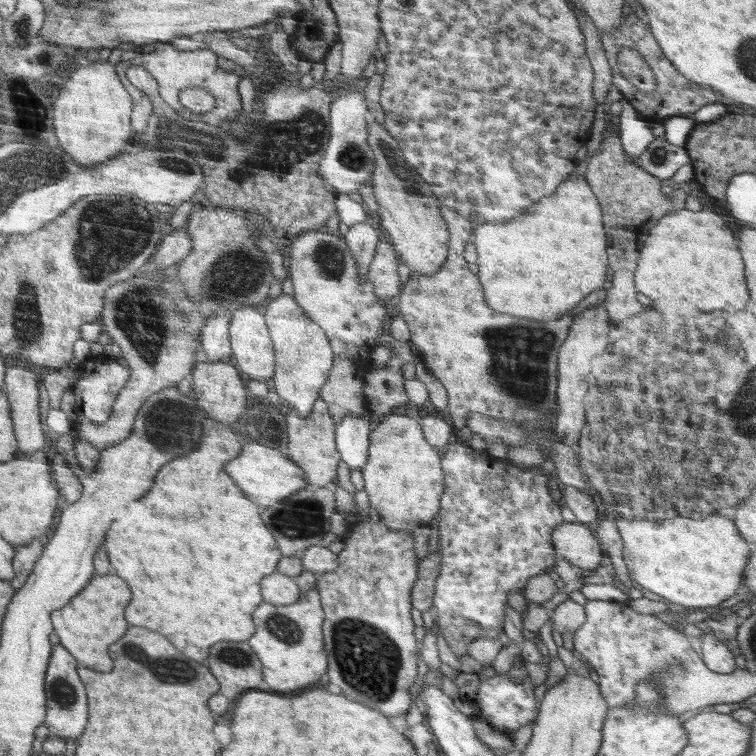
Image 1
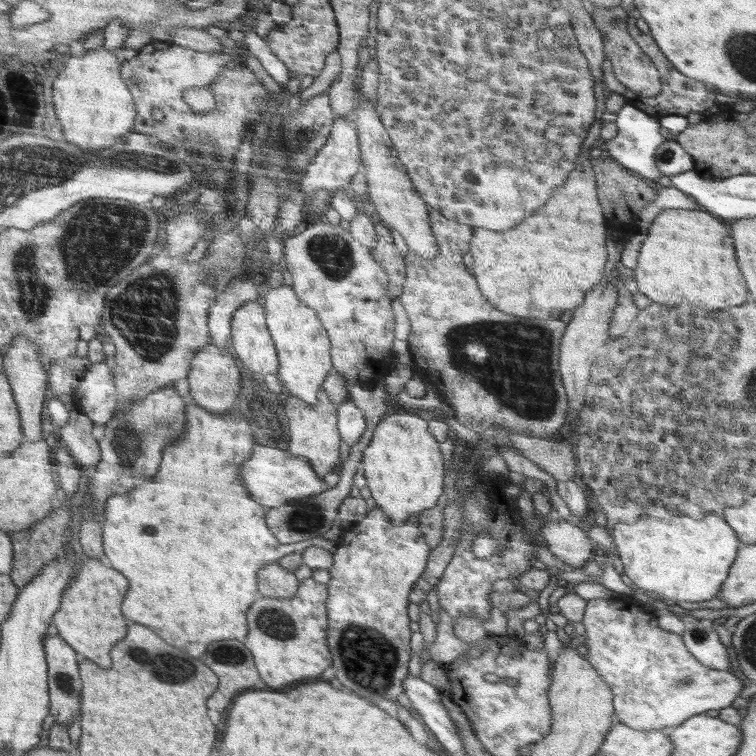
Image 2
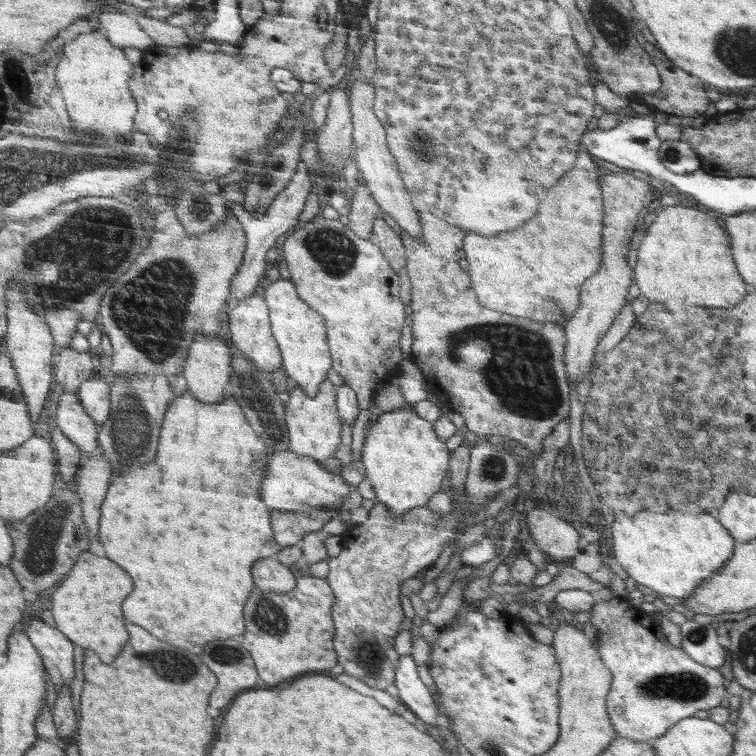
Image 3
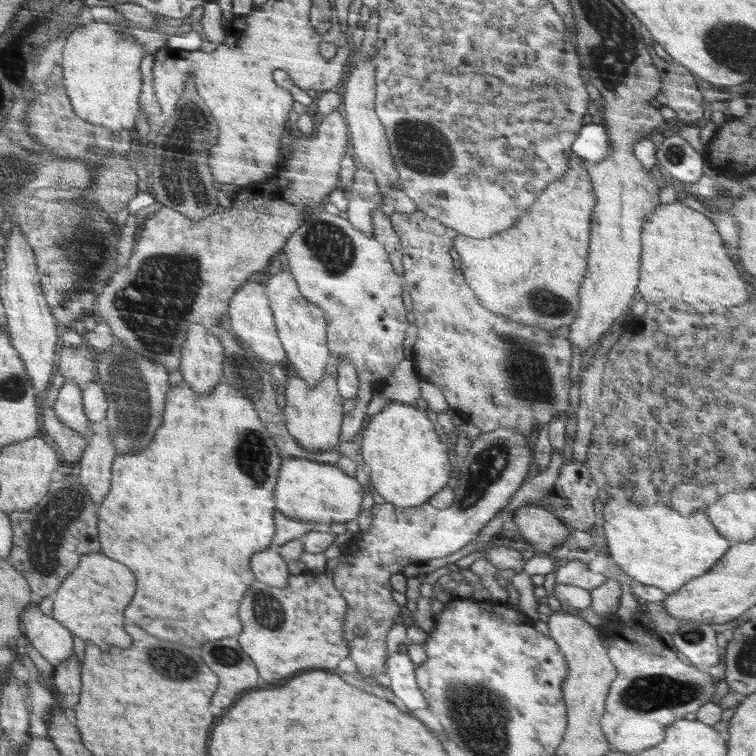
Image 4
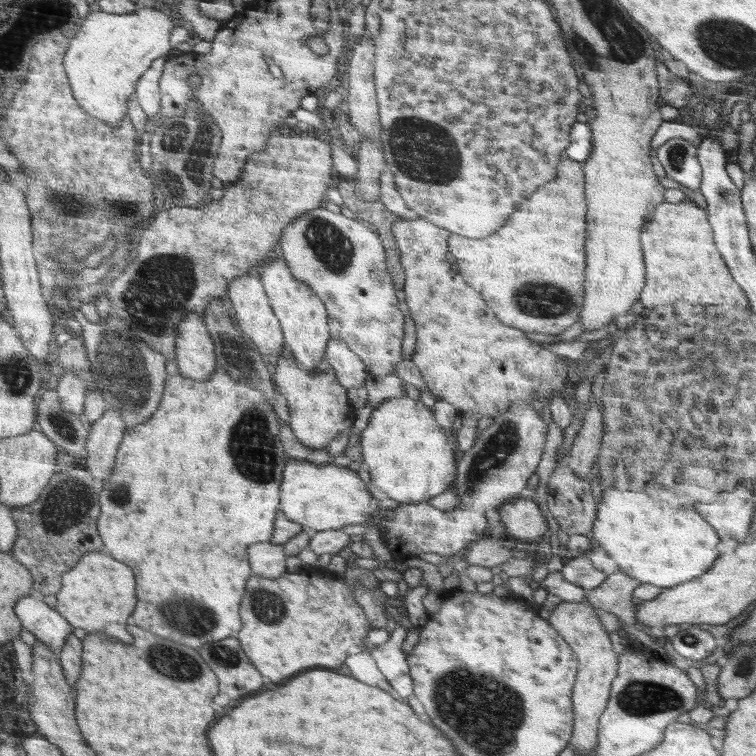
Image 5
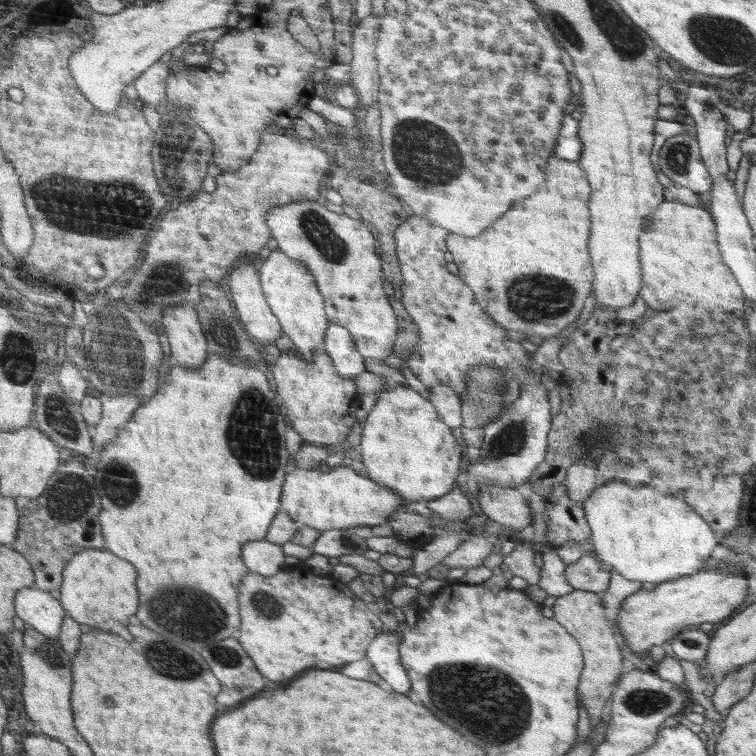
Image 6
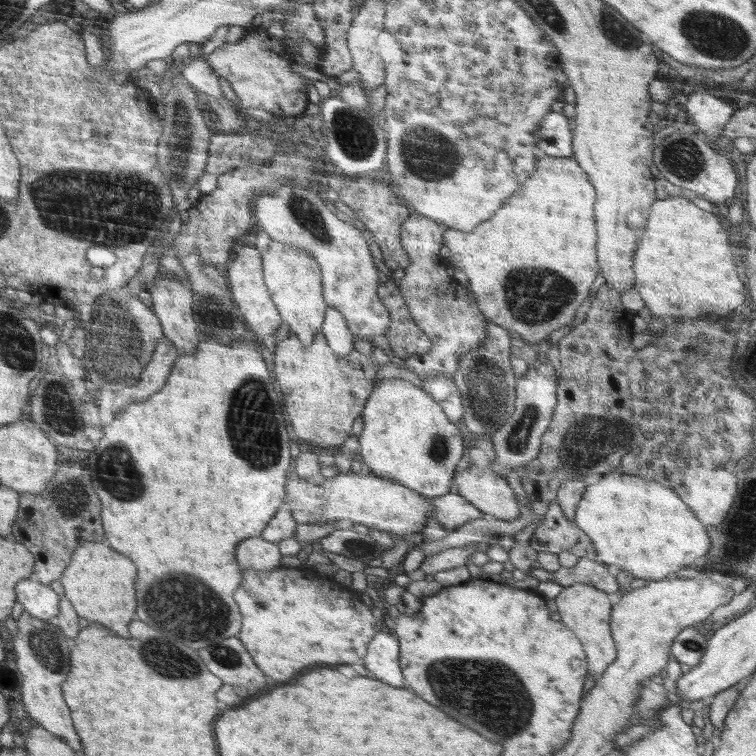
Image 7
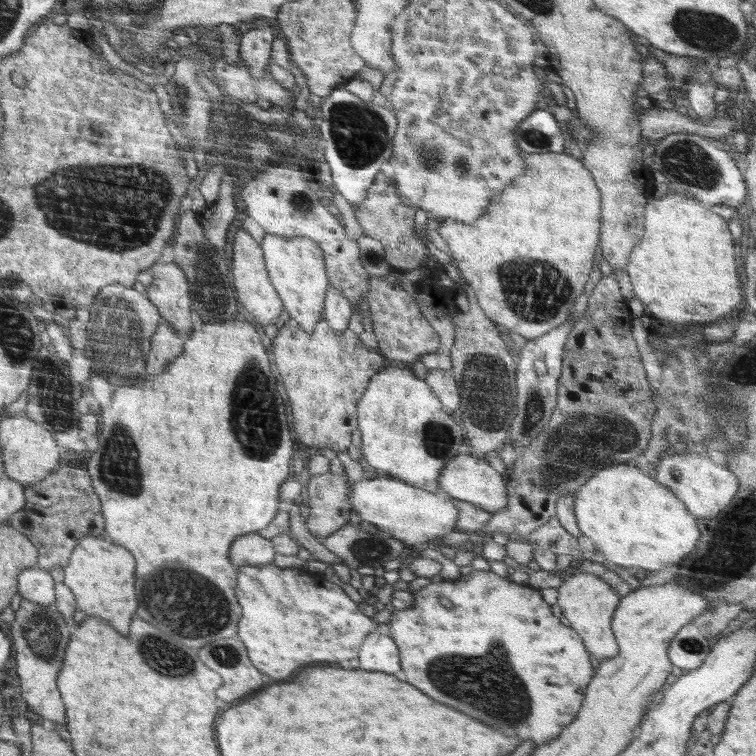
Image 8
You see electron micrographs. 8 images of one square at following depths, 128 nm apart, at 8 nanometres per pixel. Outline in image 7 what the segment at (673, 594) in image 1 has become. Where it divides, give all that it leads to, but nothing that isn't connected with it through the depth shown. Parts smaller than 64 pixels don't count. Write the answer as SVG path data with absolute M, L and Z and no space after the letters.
M619 471L604 474L598 483L585 488L573 521L590 537L600 562L616 564L647 581L674 576L712 546L706 526L700 524L702 521L677 492L659 482Z

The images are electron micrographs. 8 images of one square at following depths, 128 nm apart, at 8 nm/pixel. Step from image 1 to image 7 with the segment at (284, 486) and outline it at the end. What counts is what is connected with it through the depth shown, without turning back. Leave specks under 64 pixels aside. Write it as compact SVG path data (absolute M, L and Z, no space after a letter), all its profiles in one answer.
M366 472L354 474L338 474L334 478L302 479L296 475L288 483L287 509L298 525L334 524L342 520L351 520L356 528L368 530L384 530L396 539L404 534L422 532L428 517L434 517L432 499L395 481L376 477Z

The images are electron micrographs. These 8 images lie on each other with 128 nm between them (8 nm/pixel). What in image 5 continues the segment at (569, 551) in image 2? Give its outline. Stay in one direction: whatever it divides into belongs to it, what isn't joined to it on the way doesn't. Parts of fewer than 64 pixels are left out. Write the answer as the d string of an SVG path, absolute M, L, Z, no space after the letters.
M510 500L498 506L498 514L506 526L507 534L517 541L522 538L523 546L534 547L548 532L544 514L540 516L540 508L530 500Z

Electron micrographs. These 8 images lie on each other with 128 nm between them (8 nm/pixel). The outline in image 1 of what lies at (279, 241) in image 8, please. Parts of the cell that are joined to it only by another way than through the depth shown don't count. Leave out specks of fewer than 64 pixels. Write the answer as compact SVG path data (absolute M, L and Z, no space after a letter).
M286 293L274 298L264 312L266 326L270 330L272 344L276 344L276 368L272 377L271 388L280 396L280 401L286 402L287 408L292 408L298 416L306 418L313 410L316 400L333 368L332 349L323 329L316 324L295 300L295 297Z

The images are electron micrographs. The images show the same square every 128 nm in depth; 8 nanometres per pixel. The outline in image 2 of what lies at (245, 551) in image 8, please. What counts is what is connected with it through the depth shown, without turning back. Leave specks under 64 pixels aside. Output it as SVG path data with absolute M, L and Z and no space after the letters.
M278 562L268 564L264 576L260 576L260 596L266 598L292 598L299 590L298 580L292 571L282 568Z

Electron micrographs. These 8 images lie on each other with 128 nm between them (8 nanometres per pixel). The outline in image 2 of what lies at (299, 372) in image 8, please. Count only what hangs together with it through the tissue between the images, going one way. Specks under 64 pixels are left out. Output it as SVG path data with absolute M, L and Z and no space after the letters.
M323 390L319 391L318 399L314 404L306 404L304 400L289 397L285 406L285 415L288 421L290 442L288 452L294 456L304 456L312 464L315 474L322 480L332 473L340 458L340 432L336 430L336 406Z

